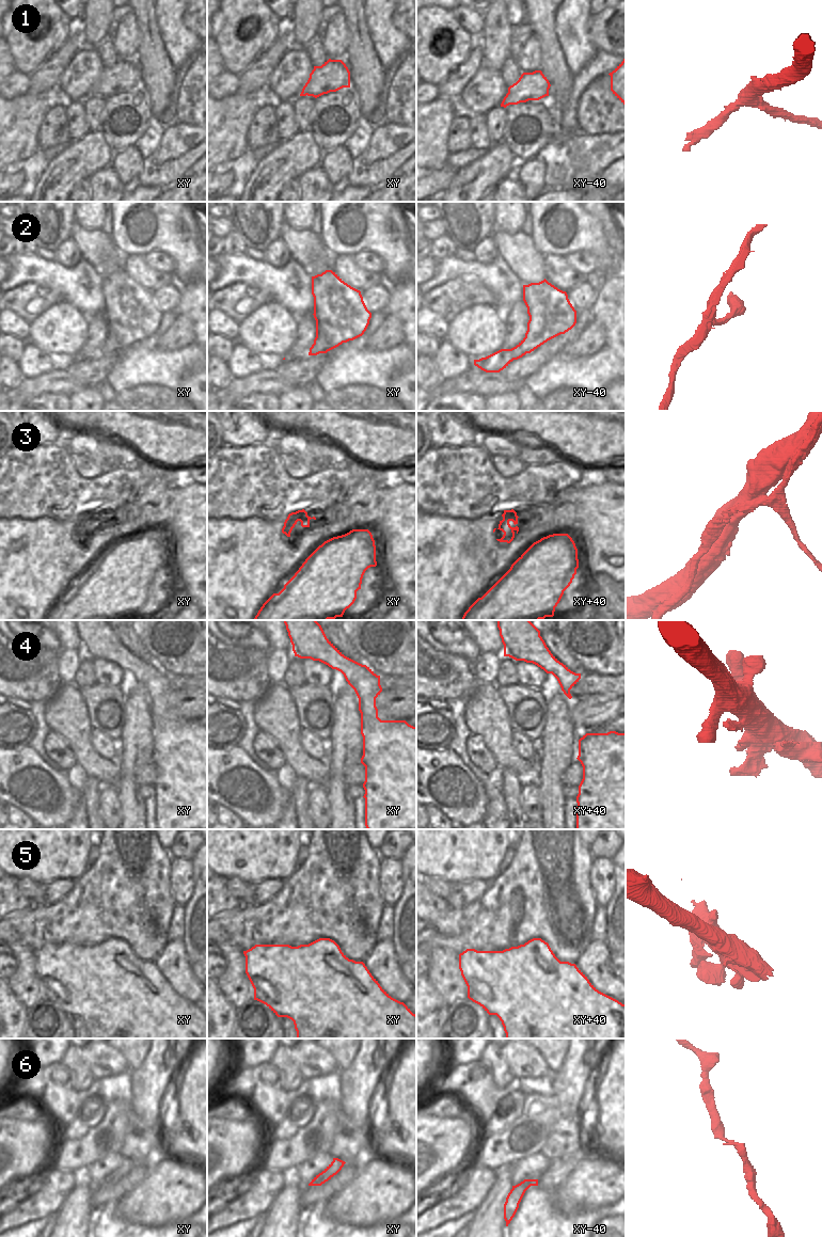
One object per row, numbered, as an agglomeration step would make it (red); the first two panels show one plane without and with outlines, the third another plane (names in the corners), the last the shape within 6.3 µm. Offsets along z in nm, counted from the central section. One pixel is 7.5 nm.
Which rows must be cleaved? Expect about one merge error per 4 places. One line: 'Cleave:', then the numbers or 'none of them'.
Cleave: 5

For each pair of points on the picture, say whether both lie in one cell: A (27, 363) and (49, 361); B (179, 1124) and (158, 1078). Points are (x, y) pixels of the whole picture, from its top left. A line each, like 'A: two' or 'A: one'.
A: one
B: two

